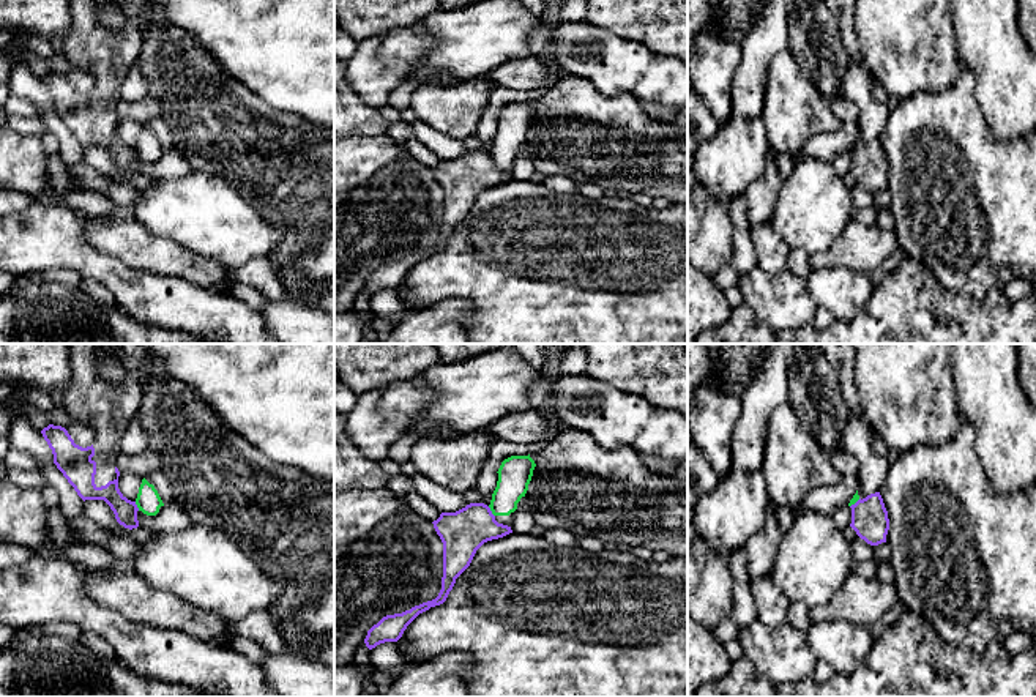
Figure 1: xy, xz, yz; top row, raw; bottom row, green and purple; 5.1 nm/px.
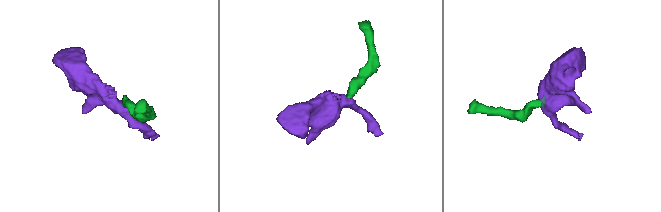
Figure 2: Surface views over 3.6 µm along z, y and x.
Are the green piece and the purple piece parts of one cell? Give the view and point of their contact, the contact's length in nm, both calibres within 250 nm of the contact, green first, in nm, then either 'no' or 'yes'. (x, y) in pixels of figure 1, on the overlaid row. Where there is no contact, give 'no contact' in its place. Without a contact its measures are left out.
contact xz (491, 510); length 70 nm; calibres 170 and 220 nm; no

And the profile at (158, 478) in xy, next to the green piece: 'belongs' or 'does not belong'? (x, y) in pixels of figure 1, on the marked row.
does not belong

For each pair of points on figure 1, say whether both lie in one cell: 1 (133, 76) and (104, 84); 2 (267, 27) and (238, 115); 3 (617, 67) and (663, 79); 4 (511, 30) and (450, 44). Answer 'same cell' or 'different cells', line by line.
1: different cells
2: different cells
3: same cell
4: same cell

